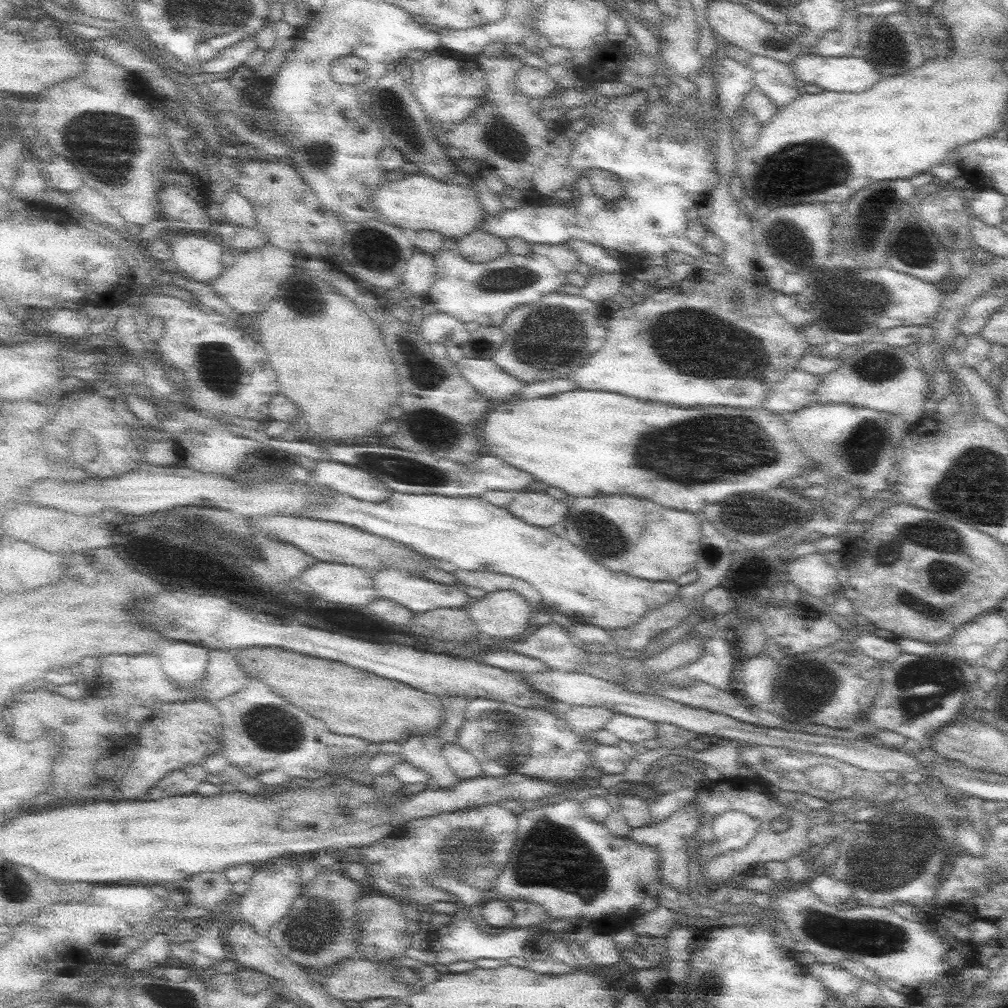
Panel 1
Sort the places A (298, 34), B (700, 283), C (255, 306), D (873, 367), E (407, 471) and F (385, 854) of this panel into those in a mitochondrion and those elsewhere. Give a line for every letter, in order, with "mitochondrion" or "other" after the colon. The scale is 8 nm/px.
A: other
B: other
C: other
D: mitochondrion
E: mitochondrion
F: other

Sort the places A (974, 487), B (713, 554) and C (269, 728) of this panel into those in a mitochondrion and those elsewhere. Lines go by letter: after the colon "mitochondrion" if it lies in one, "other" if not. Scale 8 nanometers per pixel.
A: mitochondrion
B: mitochondrion
C: mitochondrion

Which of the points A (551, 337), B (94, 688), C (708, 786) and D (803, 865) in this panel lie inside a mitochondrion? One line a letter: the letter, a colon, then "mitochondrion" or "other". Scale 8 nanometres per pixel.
A: mitochondrion
B: other
C: other
D: other

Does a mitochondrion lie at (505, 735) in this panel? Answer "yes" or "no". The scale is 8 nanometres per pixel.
yes

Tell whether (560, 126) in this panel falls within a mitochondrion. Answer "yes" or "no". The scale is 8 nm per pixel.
no

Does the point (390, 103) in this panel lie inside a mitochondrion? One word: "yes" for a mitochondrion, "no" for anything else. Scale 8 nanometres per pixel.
yes

